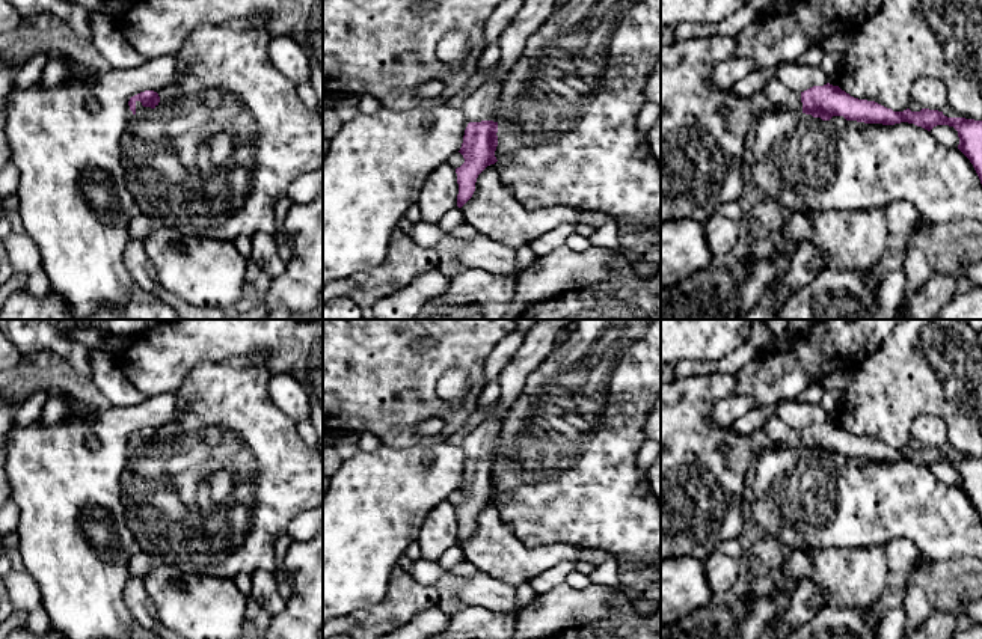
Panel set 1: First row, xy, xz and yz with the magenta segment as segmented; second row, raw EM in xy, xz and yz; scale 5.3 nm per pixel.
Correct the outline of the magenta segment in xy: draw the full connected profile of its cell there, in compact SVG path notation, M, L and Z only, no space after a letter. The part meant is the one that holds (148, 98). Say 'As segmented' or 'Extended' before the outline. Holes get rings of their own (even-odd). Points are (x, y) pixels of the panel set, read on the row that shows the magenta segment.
Extended. M145 90L130 98L128 105L133 115L142 115L155 109L160 102L161 95L154 90Z

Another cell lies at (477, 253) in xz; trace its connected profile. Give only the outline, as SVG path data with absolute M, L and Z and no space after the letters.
M478 232L462 241L457 258L468 271L489 271L514 277L522 273L514 249L501 246Z

